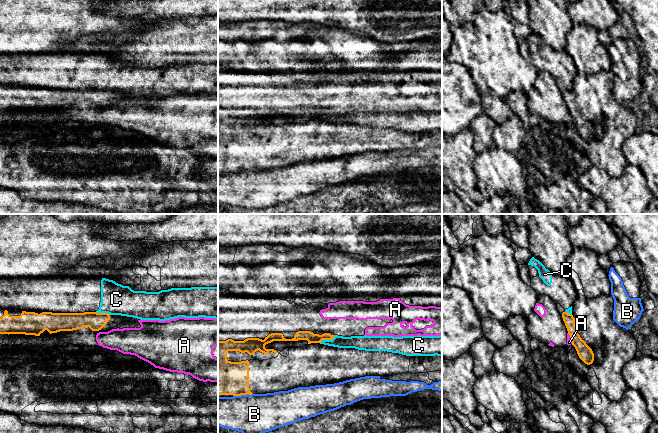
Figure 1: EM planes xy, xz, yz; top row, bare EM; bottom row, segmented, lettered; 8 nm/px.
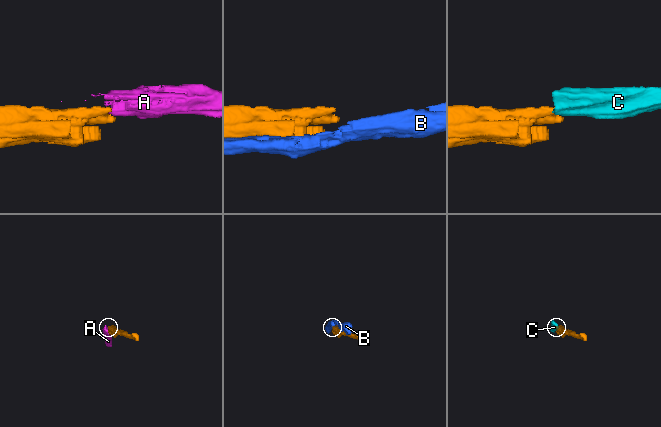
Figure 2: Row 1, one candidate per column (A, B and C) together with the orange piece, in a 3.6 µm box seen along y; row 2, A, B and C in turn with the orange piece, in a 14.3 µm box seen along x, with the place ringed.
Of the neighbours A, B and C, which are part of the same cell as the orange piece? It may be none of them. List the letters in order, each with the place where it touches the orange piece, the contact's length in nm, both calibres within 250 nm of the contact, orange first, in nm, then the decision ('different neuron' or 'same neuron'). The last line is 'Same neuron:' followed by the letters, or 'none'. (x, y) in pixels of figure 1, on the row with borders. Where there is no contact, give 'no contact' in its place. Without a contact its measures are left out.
A: meets orange in yz at (570, 337); contact 100 nm long; 120 nm thick on the orange side, 50 nm on the other; different neuron
B: meets orange in xz at (242, 394); contact 160 nm long; 300 nm thick on the orange side, 320 nm on the other; different neuron
C: meets orange in xz at (327, 339); contact 140 nm long; 80 nm thick on the orange side, 110 nm on the other; different neuron
Same neuron: none

